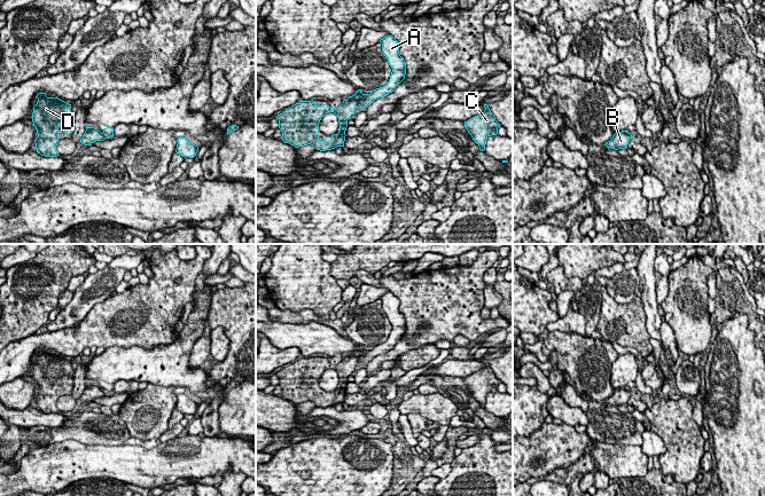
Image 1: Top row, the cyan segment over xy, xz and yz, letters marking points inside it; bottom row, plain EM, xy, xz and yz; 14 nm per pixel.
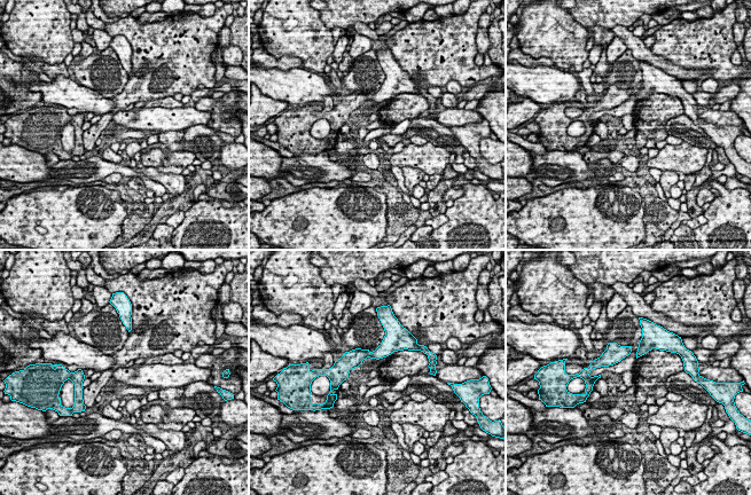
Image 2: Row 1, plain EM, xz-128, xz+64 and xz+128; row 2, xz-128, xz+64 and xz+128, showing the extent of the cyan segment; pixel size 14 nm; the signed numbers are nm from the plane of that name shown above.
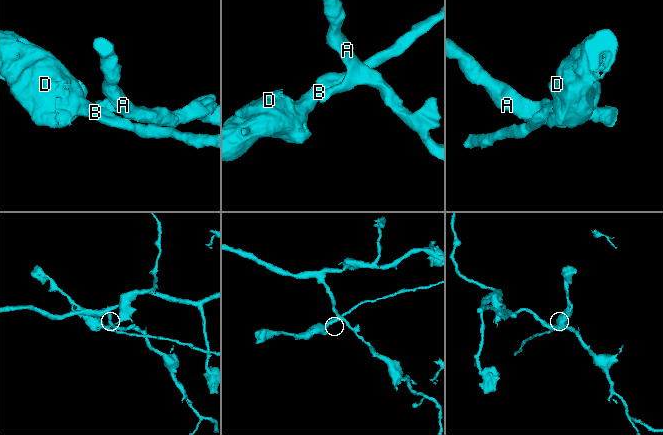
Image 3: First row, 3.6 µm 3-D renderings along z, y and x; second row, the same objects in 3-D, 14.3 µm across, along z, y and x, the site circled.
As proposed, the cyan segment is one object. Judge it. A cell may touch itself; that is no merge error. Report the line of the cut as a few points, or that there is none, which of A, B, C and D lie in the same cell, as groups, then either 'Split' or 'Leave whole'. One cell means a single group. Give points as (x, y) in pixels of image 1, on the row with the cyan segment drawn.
Split along xz (366, 94), (359, 104). Groups: A C / B D. Split

